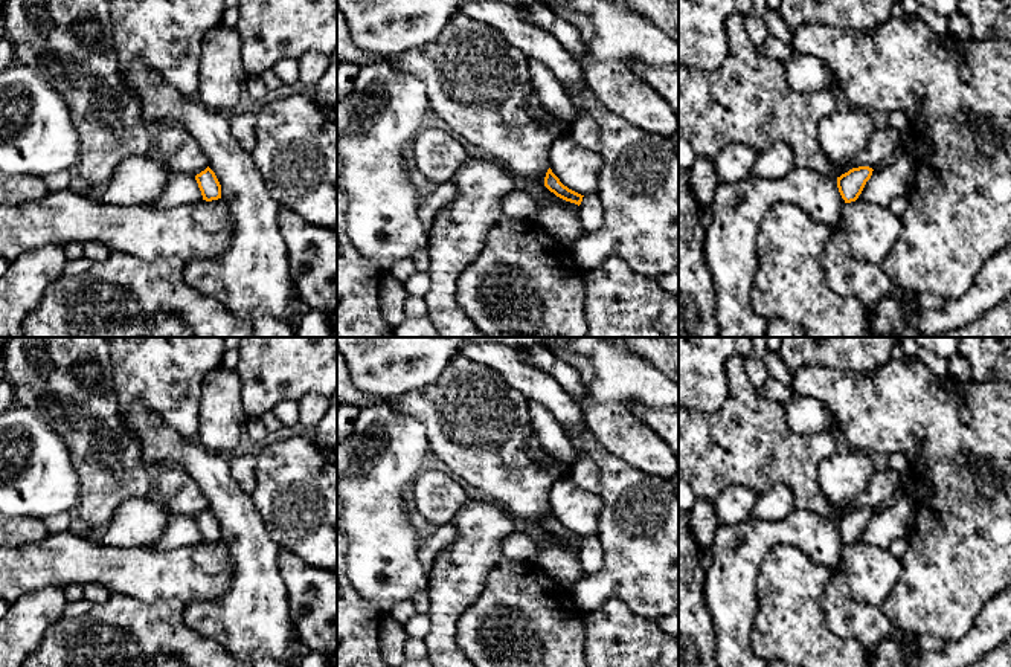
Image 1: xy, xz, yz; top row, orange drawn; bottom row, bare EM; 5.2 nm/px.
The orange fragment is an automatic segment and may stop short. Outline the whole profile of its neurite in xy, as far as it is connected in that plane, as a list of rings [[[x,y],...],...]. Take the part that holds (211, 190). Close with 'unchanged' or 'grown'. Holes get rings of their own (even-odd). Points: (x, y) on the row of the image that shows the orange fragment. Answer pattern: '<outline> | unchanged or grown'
[[[207,166],[204,171],[195,176],[203,200],[212,201],[221,198],[221,185],[215,172]]] | unchanged

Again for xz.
[[[549,168],[544,177],[544,186],[554,192],[557,197],[575,203],[575,205],[581,205],[583,197],[581,194],[569,189],[567,186],[564,186],[560,179],[552,172],[552,169]]] | unchanged

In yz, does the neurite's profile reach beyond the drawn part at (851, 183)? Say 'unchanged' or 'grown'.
unchanged

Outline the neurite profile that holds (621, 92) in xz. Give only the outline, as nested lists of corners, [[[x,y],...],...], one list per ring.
[[[590,53],[576,63],[586,87],[607,111],[648,134],[671,139],[679,131],[674,110],[627,63],[601,61]]]

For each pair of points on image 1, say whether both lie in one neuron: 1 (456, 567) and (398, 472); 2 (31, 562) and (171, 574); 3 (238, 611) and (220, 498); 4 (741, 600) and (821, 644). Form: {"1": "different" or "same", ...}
{"1": "different", "2": "same", "3": "same", "4": "different"}

